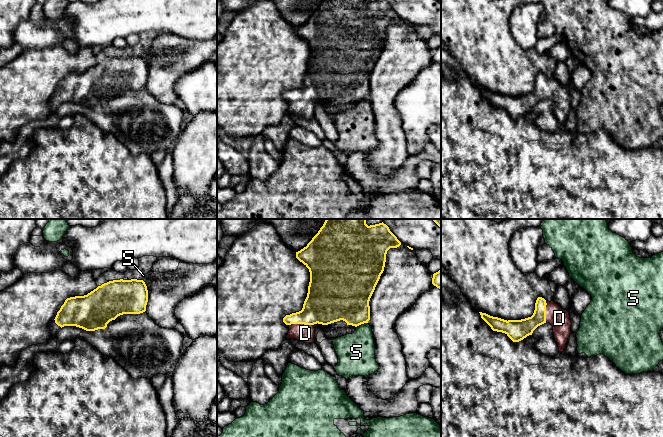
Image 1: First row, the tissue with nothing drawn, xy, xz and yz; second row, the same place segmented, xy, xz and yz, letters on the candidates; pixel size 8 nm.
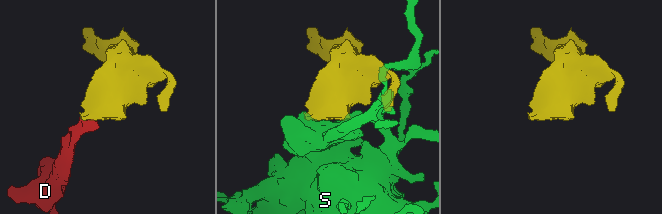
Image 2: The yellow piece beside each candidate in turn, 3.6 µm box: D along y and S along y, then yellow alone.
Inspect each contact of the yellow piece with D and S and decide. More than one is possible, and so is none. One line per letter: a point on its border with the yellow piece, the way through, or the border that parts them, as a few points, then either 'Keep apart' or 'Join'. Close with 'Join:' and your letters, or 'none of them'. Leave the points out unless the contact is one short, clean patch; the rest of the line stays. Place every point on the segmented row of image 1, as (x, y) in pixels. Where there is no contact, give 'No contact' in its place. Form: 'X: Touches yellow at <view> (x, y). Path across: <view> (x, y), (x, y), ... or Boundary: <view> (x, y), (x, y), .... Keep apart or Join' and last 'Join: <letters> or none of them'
D: Touches yellow at xz (300, 323). Path across: xz (324, 304), (300, 323), (305, 333). Join
S: Touches yellow at xz (361, 323). Keep apart
Join: D

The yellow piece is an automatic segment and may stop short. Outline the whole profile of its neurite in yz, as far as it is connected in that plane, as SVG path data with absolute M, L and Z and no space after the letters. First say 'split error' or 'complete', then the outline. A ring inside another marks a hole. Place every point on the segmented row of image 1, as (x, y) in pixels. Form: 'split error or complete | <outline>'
split error | M538 297L535 303L535 310L531 317L521 320L504 320L479 312L481 318L491 327L493 331L505 333L513 342L519 342L544 323L553 326L555 341L558 344L559 352L564 351L568 337L571 333L571 320L567 310L562 309L554 301L548 302Z

